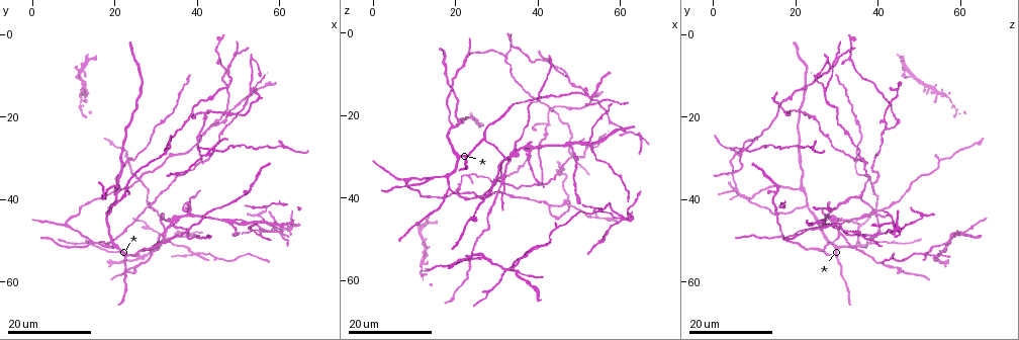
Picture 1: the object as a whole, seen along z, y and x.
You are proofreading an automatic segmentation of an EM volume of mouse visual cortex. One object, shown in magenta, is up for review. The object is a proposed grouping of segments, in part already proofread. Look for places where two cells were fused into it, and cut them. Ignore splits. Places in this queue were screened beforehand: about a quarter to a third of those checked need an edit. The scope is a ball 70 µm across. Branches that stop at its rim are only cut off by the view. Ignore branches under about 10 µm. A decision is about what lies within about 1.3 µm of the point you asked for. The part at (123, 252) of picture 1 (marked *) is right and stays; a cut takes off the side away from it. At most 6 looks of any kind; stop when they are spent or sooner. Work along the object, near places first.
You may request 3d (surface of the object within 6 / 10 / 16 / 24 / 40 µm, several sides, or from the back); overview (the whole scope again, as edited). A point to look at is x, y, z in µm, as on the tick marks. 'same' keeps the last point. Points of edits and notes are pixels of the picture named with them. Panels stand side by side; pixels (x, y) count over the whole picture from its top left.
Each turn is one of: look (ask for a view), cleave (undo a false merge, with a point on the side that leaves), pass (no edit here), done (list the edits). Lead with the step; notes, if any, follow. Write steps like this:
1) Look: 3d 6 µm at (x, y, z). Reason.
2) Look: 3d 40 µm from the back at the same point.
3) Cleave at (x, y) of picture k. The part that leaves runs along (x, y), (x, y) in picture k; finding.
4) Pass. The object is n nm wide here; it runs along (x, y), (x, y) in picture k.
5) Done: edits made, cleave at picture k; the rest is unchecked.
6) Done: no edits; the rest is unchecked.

Look: 3d 24 µm at (23.5, 53.5, 29.0).

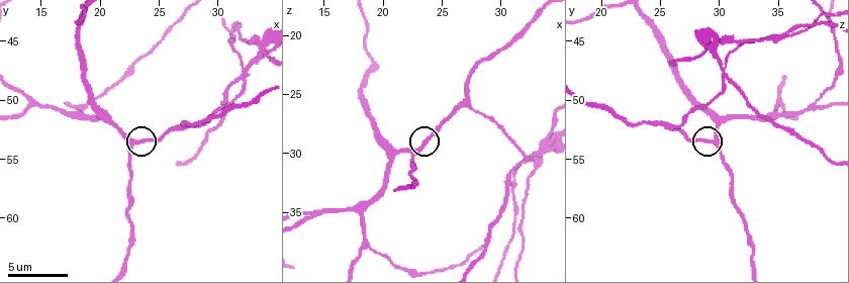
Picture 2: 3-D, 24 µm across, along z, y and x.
Look: 3d 6 µm at (24.0, 53.4, 29.0).

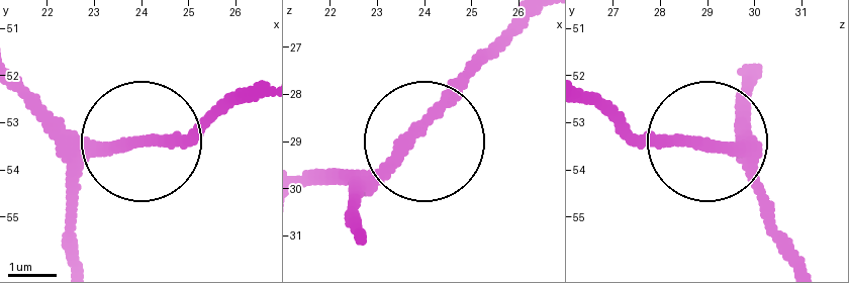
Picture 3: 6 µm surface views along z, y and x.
Pass. It runs along (64, 119), (96, 139), (180, 139), (224, 116) in picture 3; all the same cell.

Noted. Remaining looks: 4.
Look: 3d 6 µm at (31.8, 48.2, 30.8). Four-way junction.

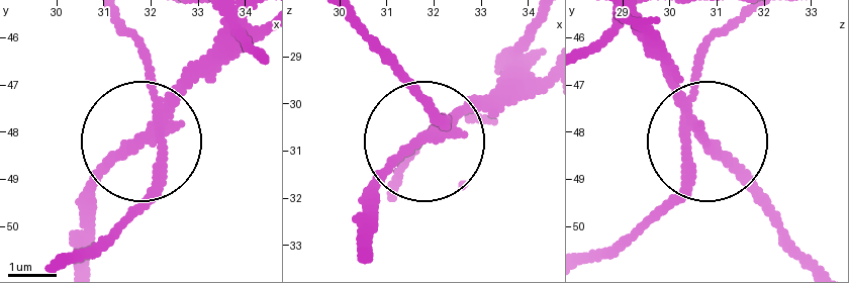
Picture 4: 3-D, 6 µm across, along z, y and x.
Cleave at (202, 62) of picture 4. The object is 200 nm wide here; the part that leaves runs along (163, 115), (247, 23) in picture 4; two cells meet here.

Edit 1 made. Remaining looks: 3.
Look: 3d 16 µm at (18.2, 50.6, 38.0). Three arms meet.

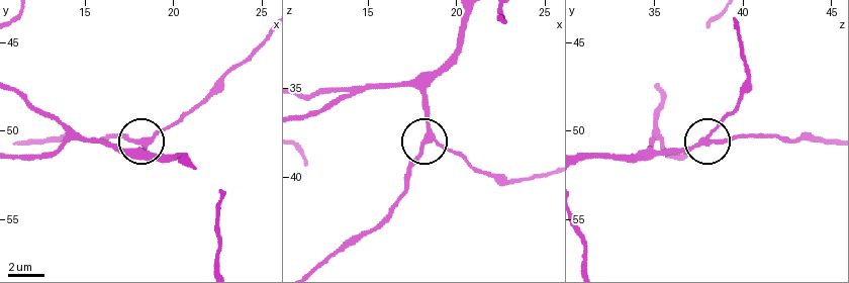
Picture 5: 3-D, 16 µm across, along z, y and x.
Look: 3d 16 µm from the back at (18.4, 50.6, 37.8). From behind.

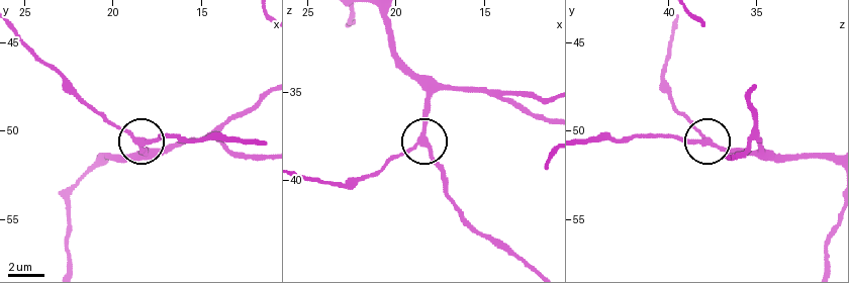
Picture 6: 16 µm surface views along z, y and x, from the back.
Pass. It runs along (383, 18), (393, 59), (427, 95), (423, 140), (445, 175) in picture 6; one cell here.

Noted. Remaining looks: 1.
Done: edits made, cleave at picture 4; the rest is unchecked.

